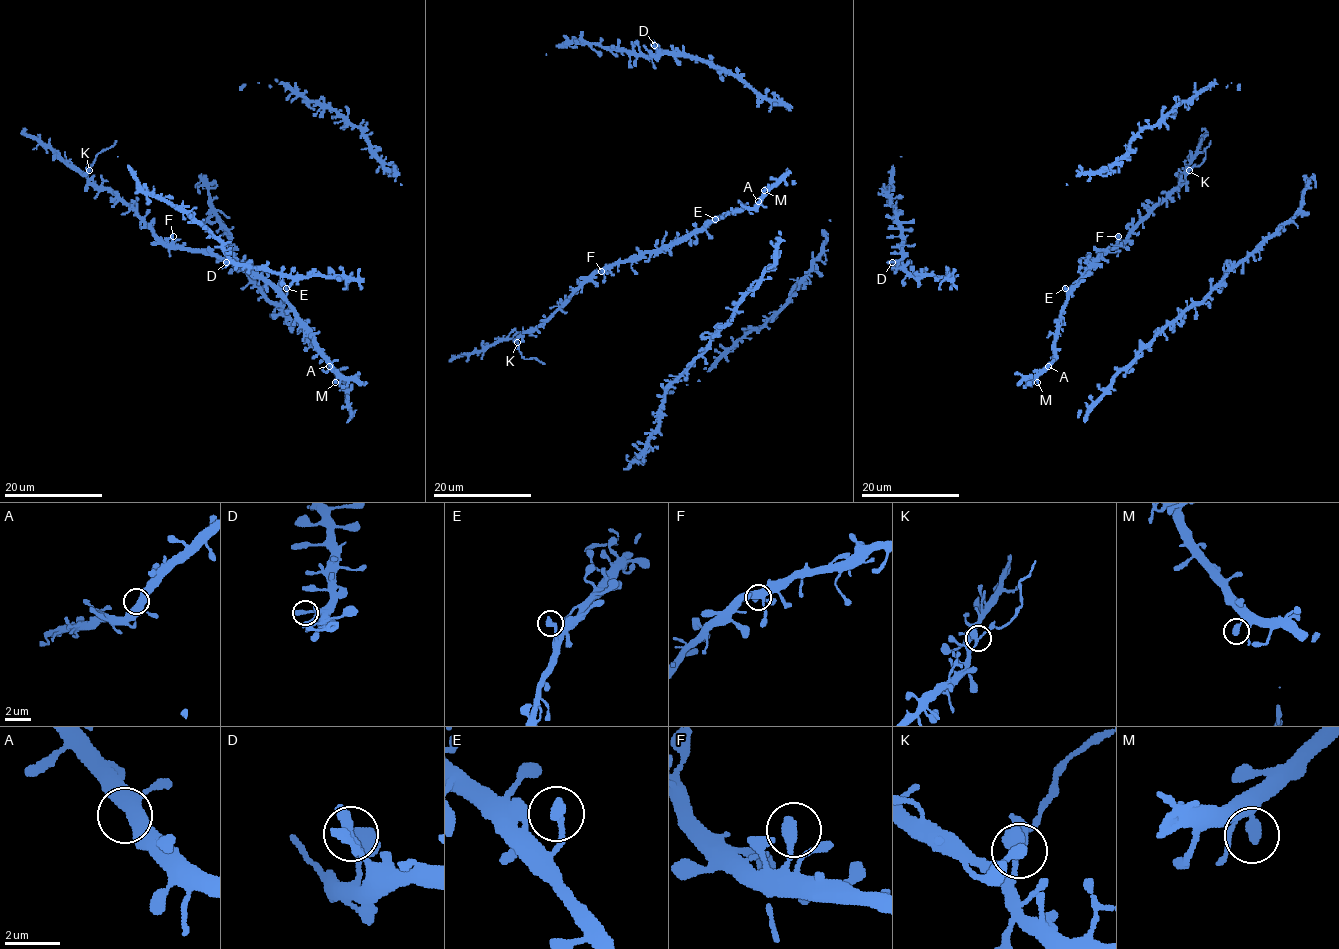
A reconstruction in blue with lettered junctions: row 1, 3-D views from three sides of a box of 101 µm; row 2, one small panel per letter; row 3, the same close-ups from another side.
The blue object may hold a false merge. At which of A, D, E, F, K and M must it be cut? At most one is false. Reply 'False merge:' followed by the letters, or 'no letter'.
False merge: K

